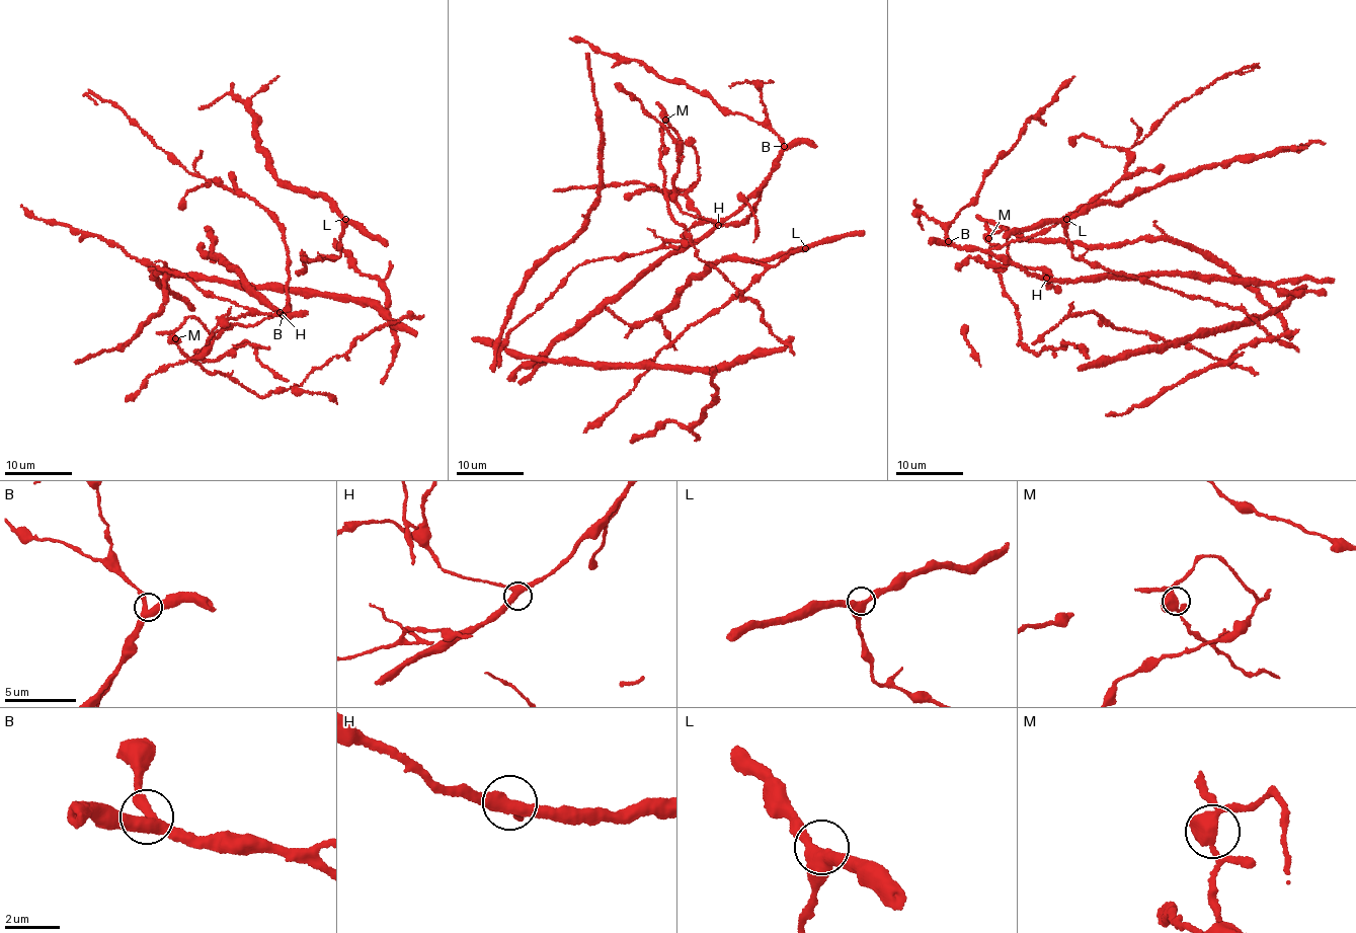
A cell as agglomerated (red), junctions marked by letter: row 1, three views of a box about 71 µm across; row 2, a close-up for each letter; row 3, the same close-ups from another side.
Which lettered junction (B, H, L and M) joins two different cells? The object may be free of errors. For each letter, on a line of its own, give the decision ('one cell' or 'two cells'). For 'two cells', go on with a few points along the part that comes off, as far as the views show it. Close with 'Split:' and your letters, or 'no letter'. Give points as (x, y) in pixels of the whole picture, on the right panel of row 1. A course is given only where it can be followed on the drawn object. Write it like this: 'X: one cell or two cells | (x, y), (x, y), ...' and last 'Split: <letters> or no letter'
B: one cell
H: one cell
L: one cell
M: two cells | (988, 238), (1005, 294), (1014, 303), (1018, 343), (1037, 355), (1064, 343), (1089, 357)
Split: M

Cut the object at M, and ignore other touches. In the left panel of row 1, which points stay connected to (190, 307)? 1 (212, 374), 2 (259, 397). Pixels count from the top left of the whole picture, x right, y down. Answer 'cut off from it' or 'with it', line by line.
1: cut off from it
2: cut off from it

